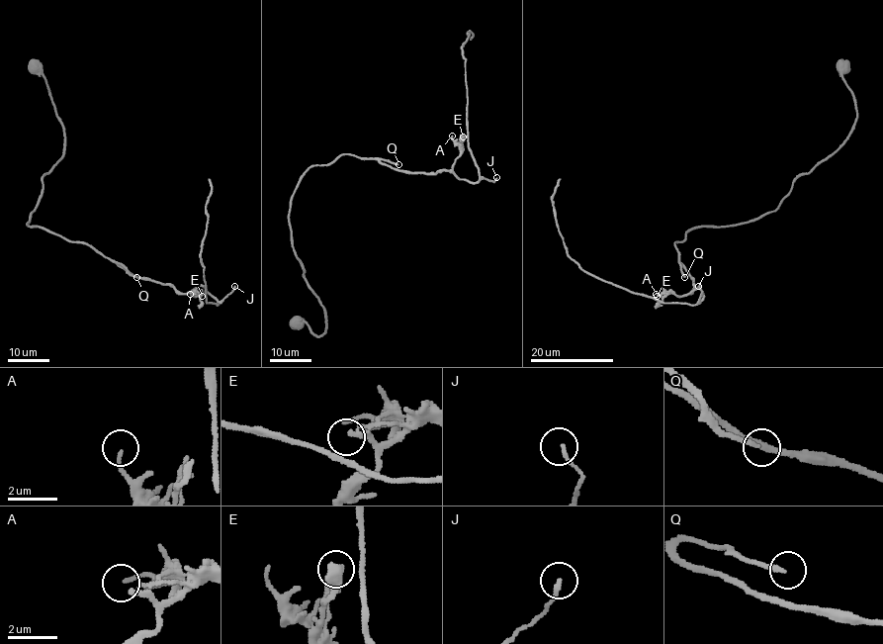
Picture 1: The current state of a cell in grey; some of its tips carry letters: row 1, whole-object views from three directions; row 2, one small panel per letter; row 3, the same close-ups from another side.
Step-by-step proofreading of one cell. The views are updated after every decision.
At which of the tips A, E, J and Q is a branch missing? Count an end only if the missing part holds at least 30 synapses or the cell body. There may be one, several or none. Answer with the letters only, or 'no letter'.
Q

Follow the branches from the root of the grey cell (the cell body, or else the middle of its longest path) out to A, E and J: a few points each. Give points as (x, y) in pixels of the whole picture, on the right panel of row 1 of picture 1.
A: (840, 67), (856, 105), (845, 140), (799, 174), (773, 211), (691, 229), (674, 243), (694, 288), (656, 294)
E: (840, 67), (856, 105), (845, 140), (799, 174), (773, 211), (691, 229), (674, 243), (694, 288), (657, 296)
J: (840, 67), (856, 105), (850, 136), (799, 174), (773, 211), (696, 227), (675, 241), (699, 302), (698, 286)

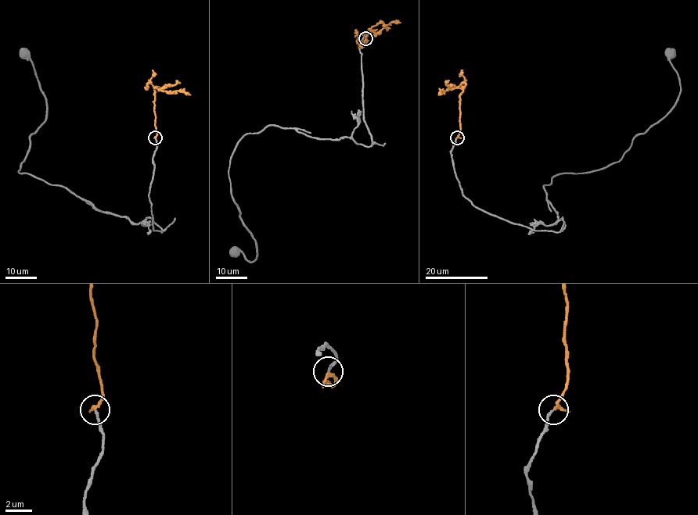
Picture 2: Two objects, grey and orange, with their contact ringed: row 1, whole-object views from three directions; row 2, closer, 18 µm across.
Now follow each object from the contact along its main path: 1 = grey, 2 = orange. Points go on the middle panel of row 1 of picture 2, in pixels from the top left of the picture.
1: (365, 38), (372, 144), (273, 125), (247, 134), (228, 169), (257, 258), (235, 250)
2: (365, 38), (367, 41), (365, 44), (366, 35), (372, 26), (379, 23), (401, 22)

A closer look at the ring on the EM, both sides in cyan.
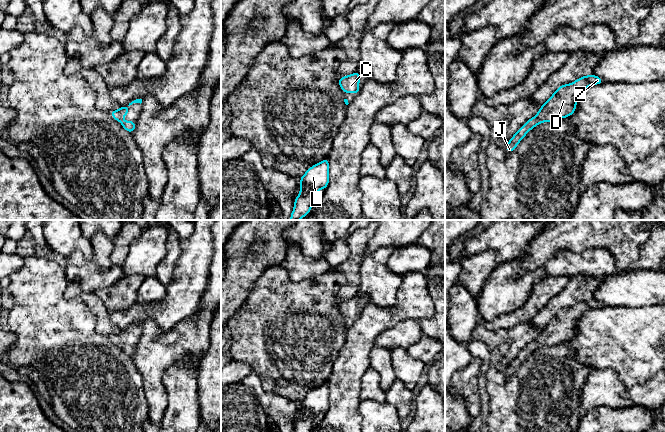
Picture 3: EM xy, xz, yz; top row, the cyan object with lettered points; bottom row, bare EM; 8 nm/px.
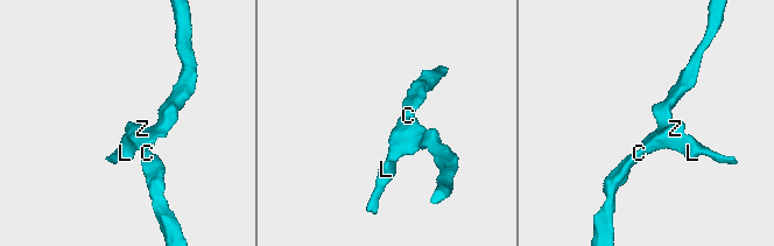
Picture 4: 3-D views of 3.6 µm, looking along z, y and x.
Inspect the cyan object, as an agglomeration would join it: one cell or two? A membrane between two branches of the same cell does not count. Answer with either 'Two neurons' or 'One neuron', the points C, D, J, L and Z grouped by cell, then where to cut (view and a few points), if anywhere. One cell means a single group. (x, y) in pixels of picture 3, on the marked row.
One neuron. Groups: C D J L Z. No split

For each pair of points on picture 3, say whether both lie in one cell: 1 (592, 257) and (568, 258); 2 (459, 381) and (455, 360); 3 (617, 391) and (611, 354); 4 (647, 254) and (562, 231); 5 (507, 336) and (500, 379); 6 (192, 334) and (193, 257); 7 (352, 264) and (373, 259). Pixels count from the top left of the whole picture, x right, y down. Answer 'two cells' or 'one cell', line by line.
1: one cell
2: two cells
3: two cells
4: two cells
5: two cells
6: two cells
7: two cells

